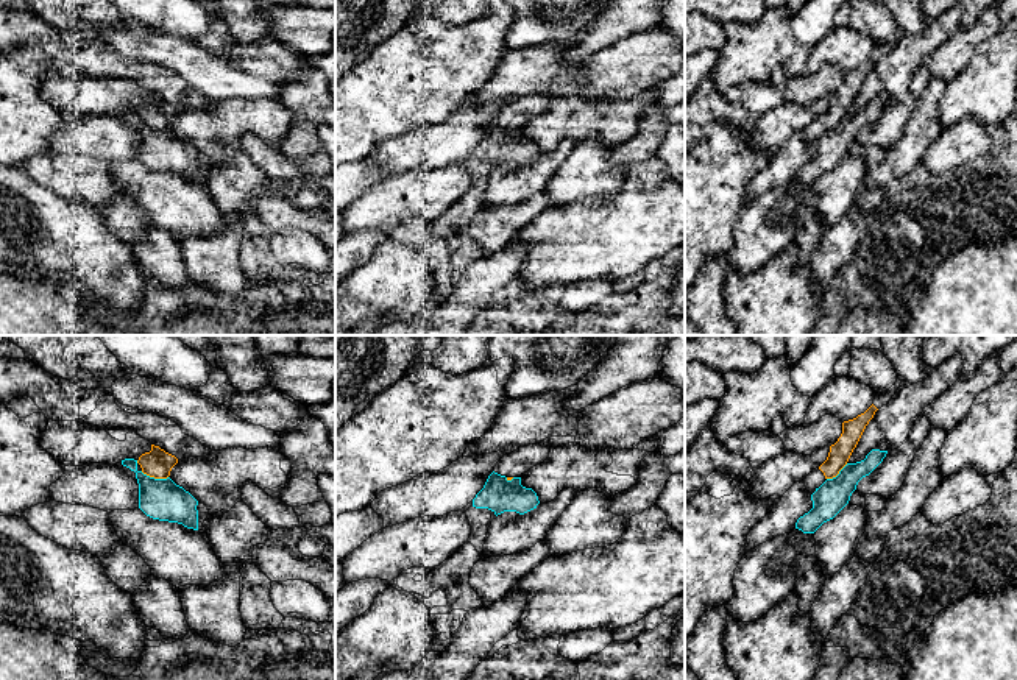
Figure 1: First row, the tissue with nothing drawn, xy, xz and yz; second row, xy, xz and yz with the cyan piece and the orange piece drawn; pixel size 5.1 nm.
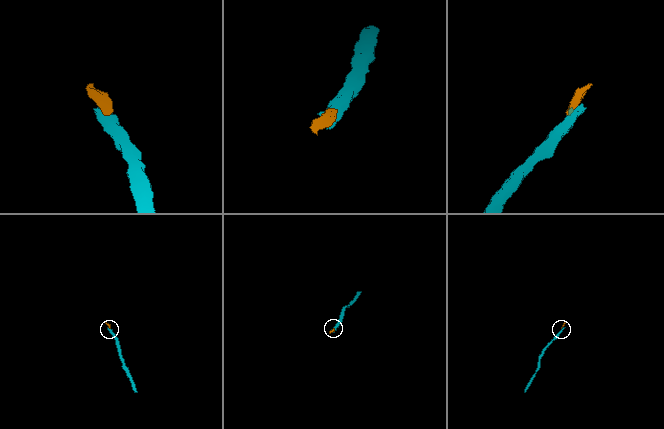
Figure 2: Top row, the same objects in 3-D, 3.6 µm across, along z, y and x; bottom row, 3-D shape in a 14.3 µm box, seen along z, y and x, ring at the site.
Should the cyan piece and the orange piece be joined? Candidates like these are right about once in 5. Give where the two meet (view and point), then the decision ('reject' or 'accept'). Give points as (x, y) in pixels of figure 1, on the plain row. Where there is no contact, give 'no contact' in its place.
xy (153, 128) | reject

